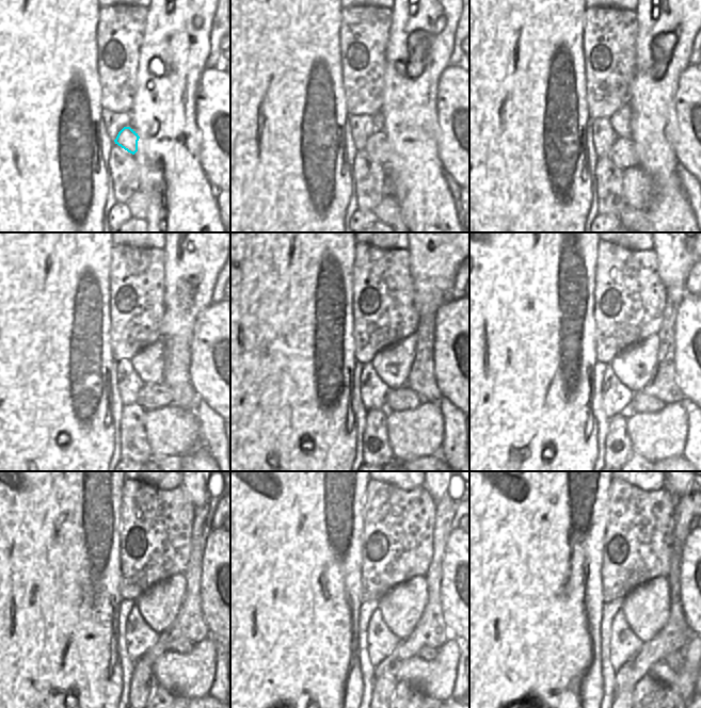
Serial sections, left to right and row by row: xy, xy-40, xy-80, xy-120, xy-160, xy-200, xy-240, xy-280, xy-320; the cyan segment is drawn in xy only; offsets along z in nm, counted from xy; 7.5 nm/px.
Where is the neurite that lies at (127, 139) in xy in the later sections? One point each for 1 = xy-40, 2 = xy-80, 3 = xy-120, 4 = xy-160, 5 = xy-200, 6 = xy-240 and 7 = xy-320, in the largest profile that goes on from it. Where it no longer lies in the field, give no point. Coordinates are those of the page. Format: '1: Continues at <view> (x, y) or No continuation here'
1: Continues at xy-40 (377, 146)
2: Continues at xy-80 (622, 153)
3: Continues at xy-120 (153, 396)
4: Continues at xy-160 (403, 398)
5: Continues at xy-200 (642, 402)
6: Continues at xy-240 (178, 645)
7: Continues at xy-320 (674, 660)

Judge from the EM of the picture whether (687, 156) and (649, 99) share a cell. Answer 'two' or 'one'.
two

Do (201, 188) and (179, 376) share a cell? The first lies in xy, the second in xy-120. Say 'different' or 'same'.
same

